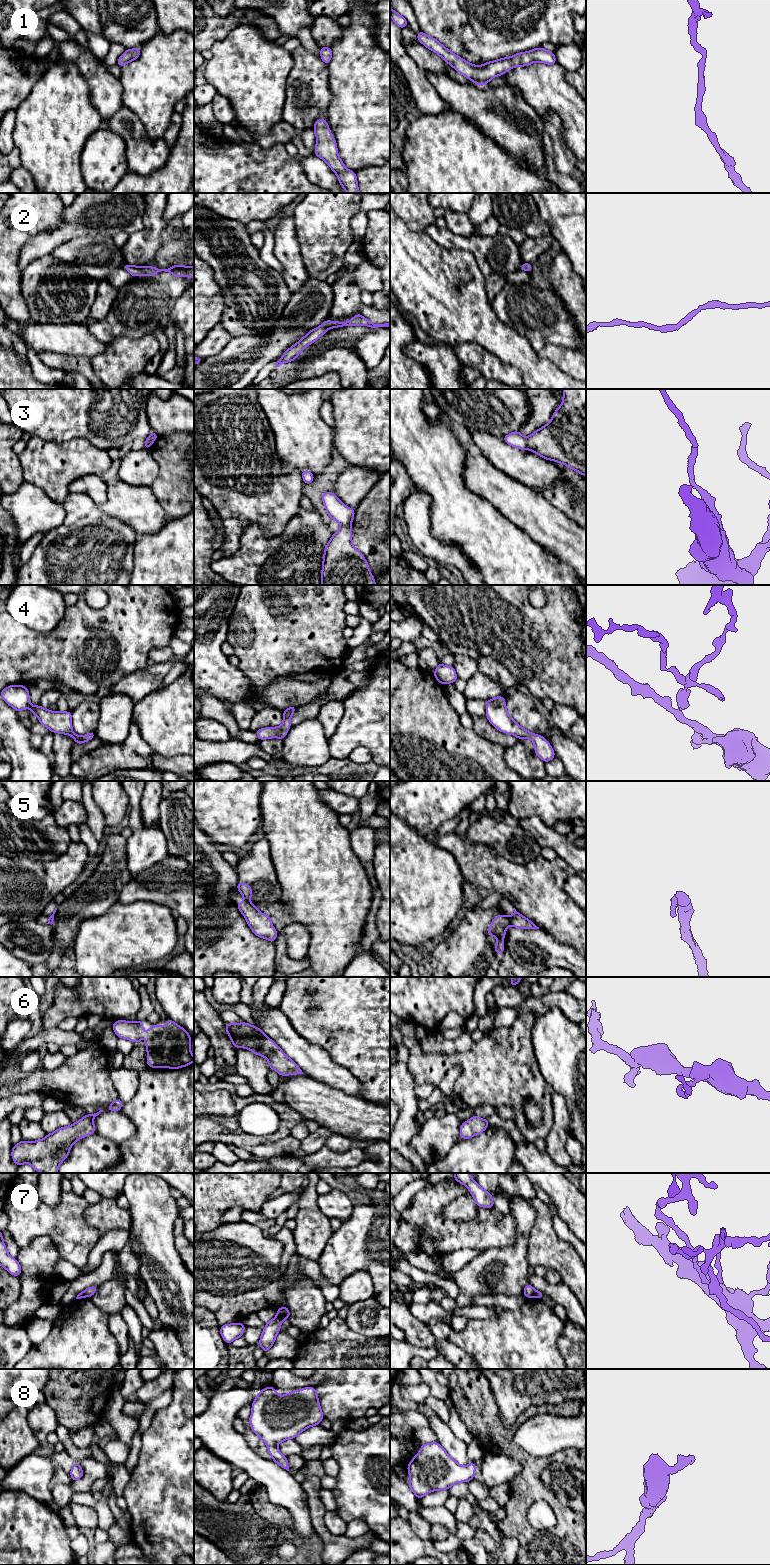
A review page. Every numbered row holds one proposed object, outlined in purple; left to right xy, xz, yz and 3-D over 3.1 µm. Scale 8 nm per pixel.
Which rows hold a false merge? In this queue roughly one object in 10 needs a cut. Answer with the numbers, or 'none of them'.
3, 5, 7

